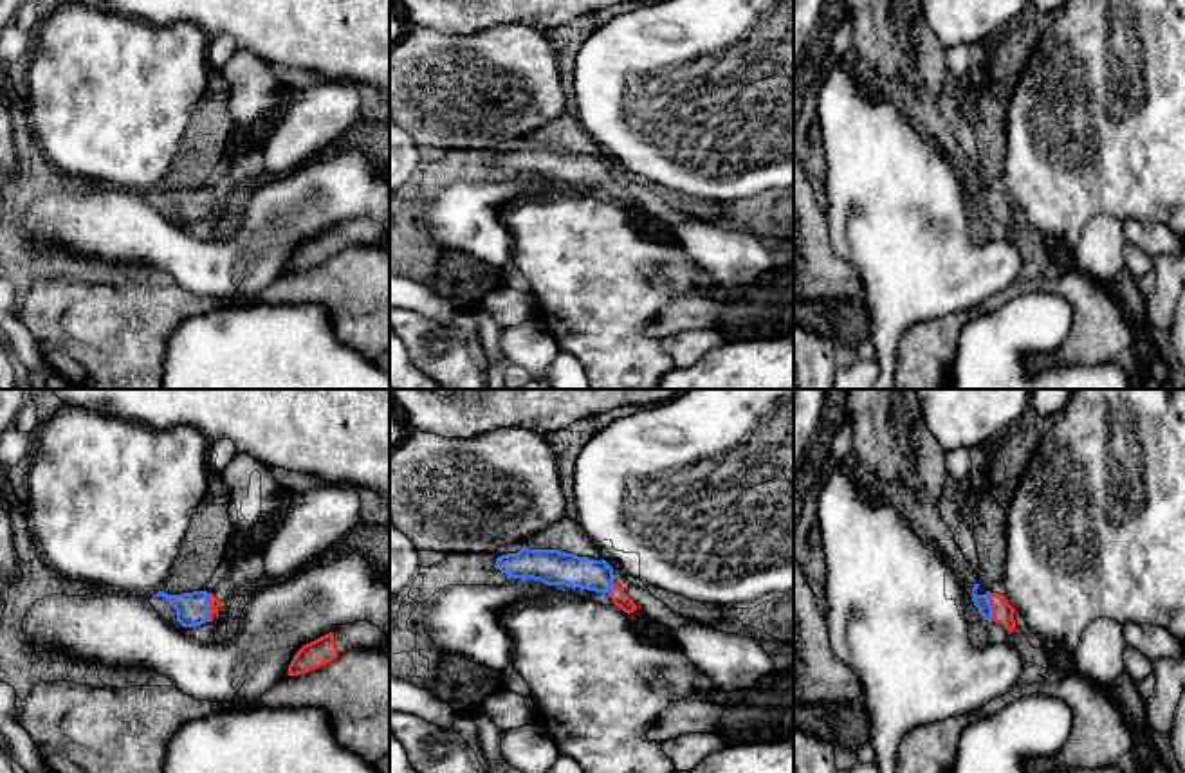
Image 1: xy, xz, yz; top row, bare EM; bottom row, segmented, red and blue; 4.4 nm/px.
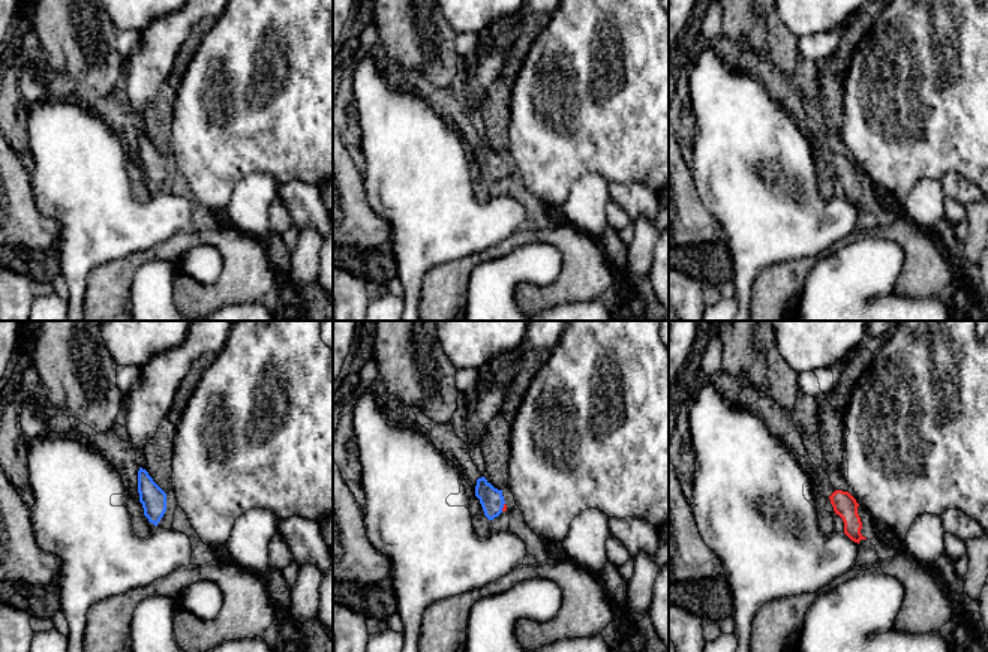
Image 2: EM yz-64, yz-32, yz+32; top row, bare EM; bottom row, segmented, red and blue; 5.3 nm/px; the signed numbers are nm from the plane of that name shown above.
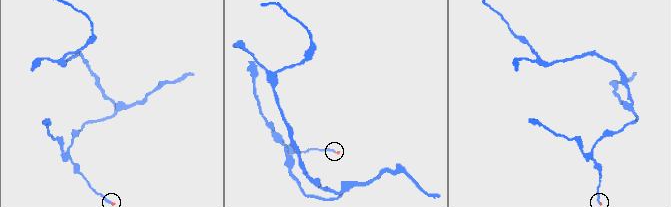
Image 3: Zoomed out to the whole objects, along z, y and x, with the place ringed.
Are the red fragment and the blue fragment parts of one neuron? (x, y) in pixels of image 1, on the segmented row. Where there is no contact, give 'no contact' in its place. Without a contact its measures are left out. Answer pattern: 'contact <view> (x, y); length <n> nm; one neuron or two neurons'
contact xy (210, 608); length 130 nm; one neuron

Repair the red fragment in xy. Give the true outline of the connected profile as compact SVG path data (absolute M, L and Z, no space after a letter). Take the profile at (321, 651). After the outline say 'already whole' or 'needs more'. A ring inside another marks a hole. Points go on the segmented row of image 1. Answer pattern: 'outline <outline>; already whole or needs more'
outline M368 622L341 625L335 632L328 632L307 645L303 645L289 665L289 676L307 674L316 670L339 654L354 649L386 647L388 636Z; needs more

